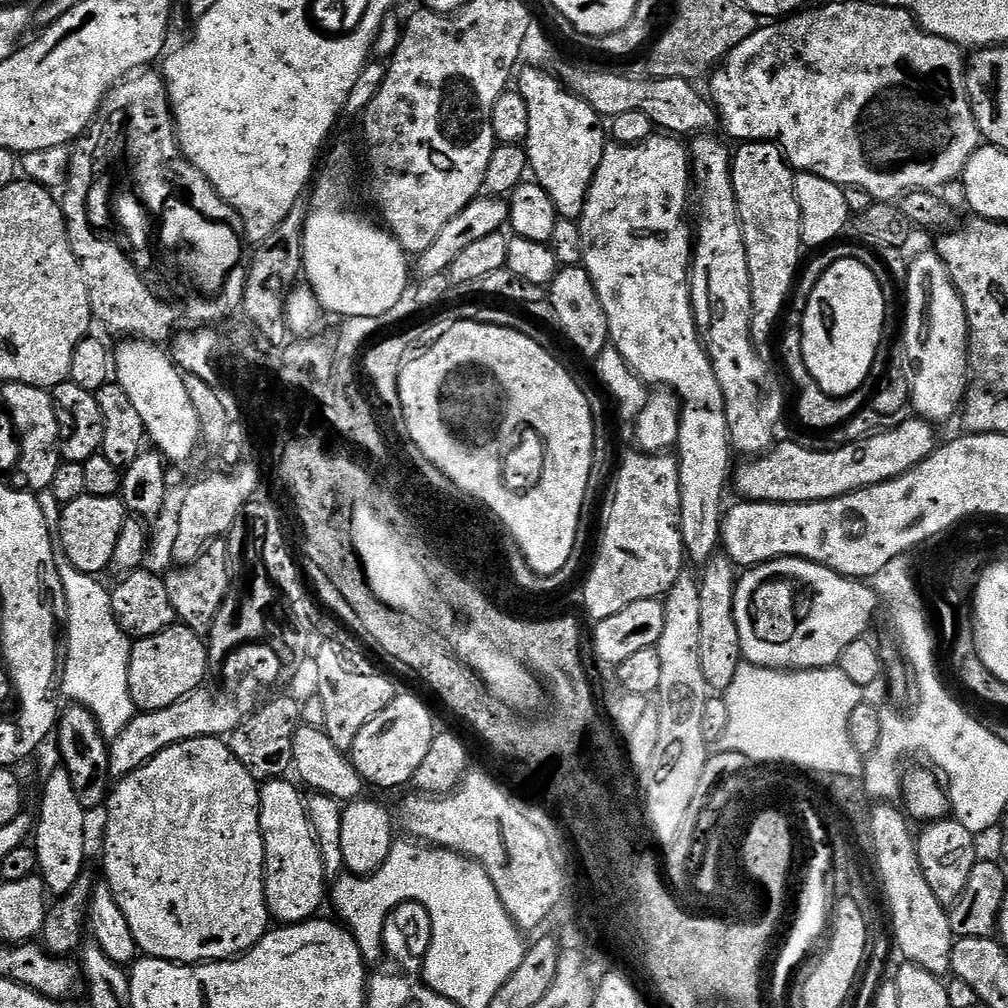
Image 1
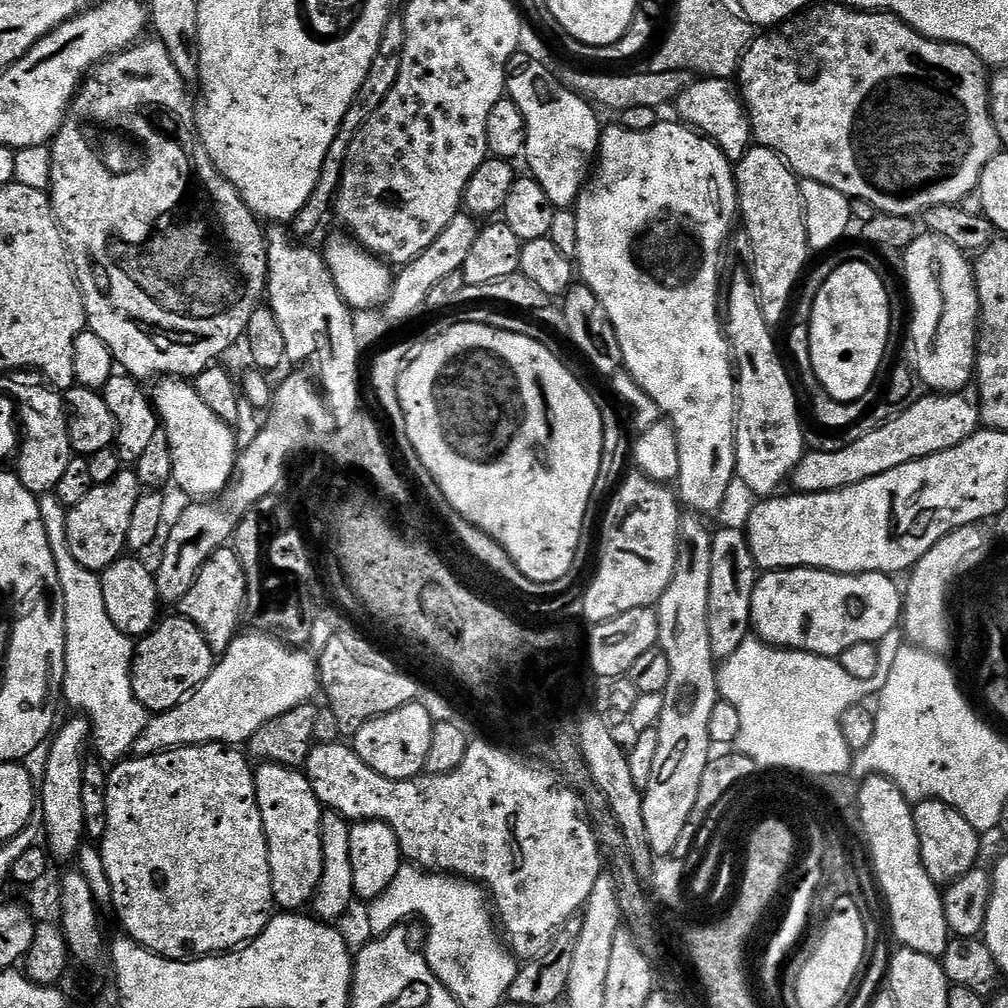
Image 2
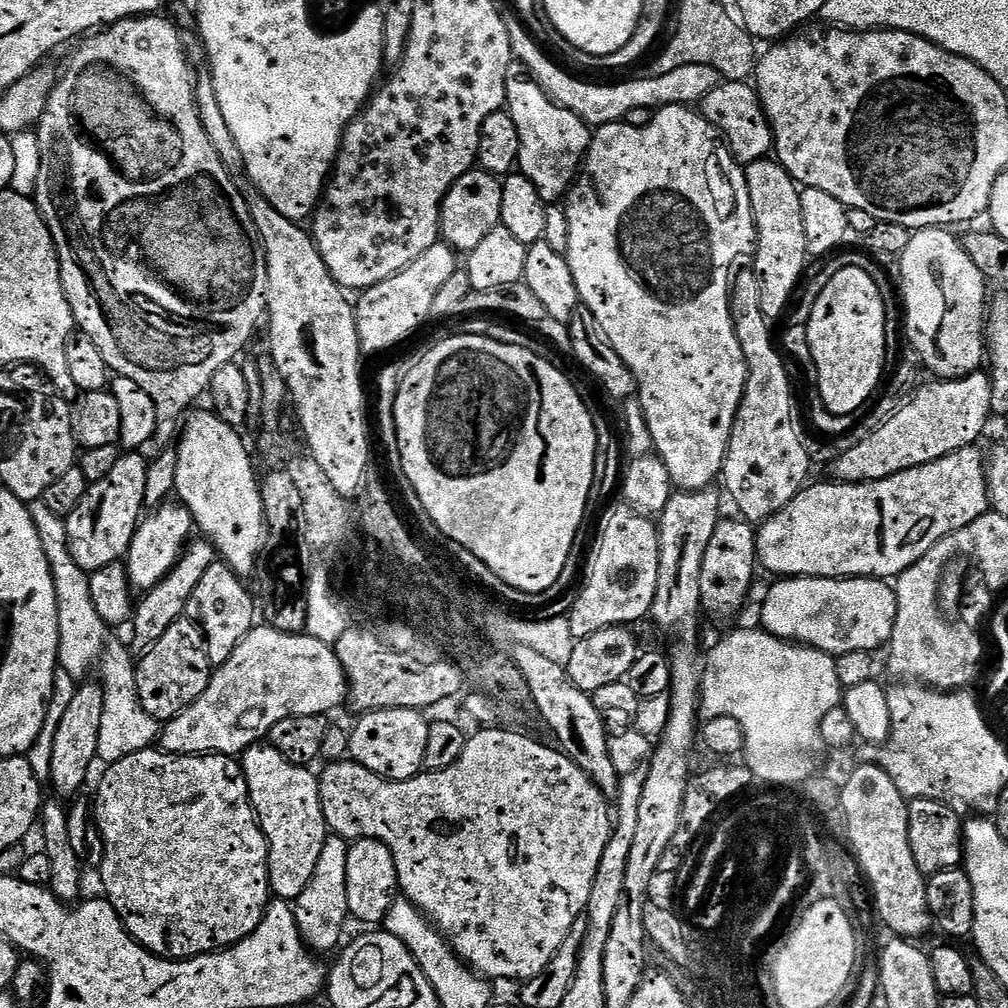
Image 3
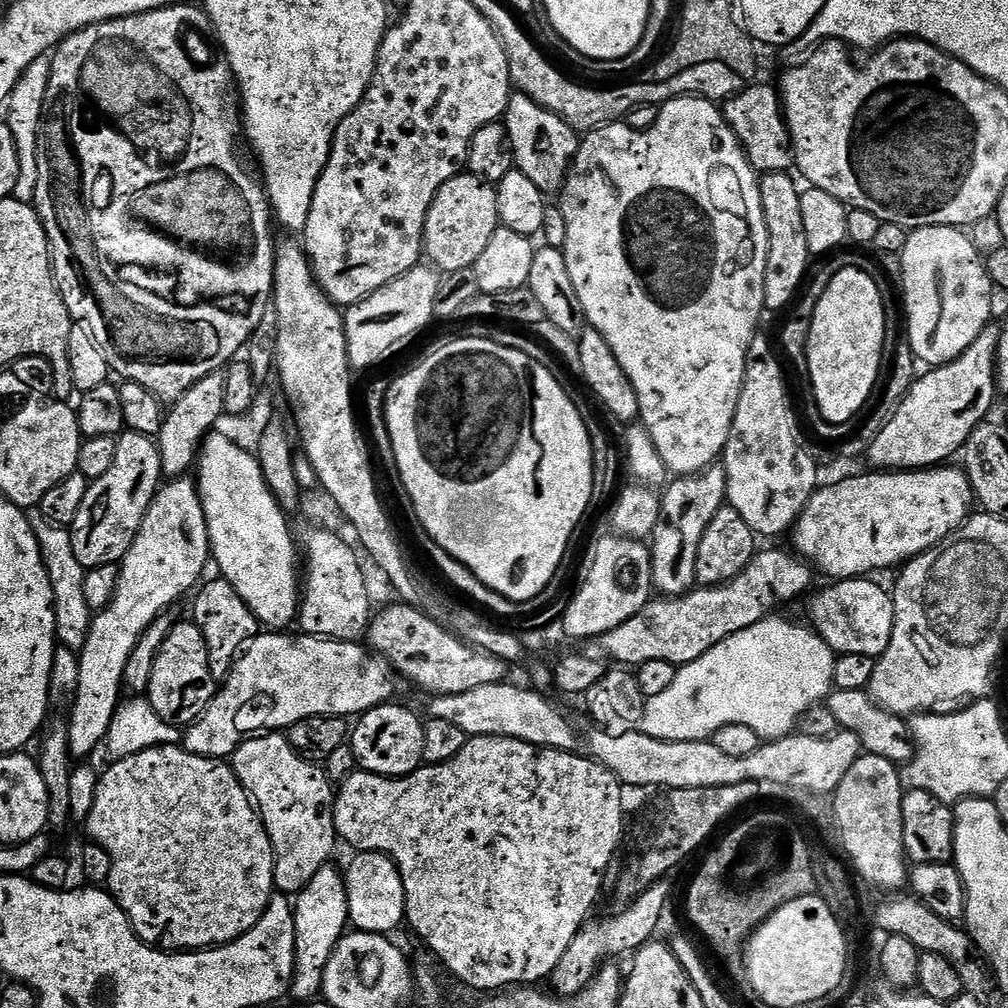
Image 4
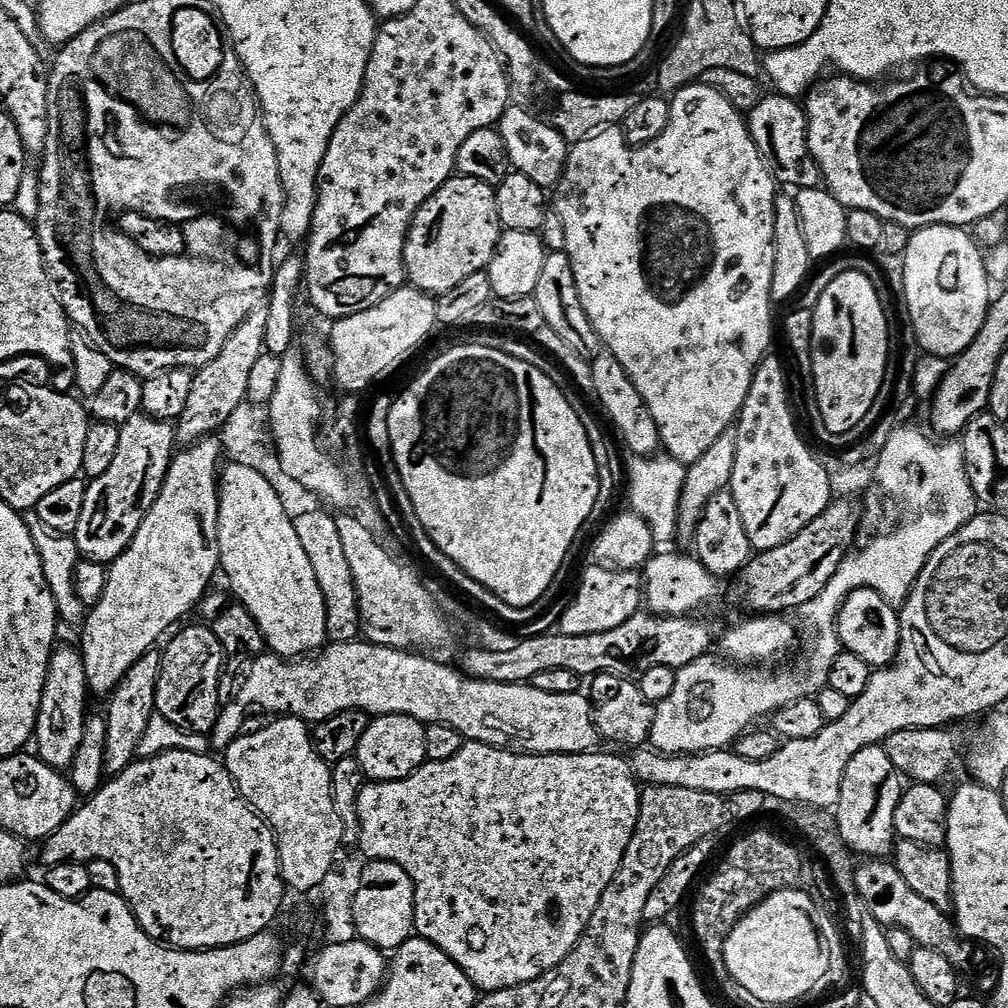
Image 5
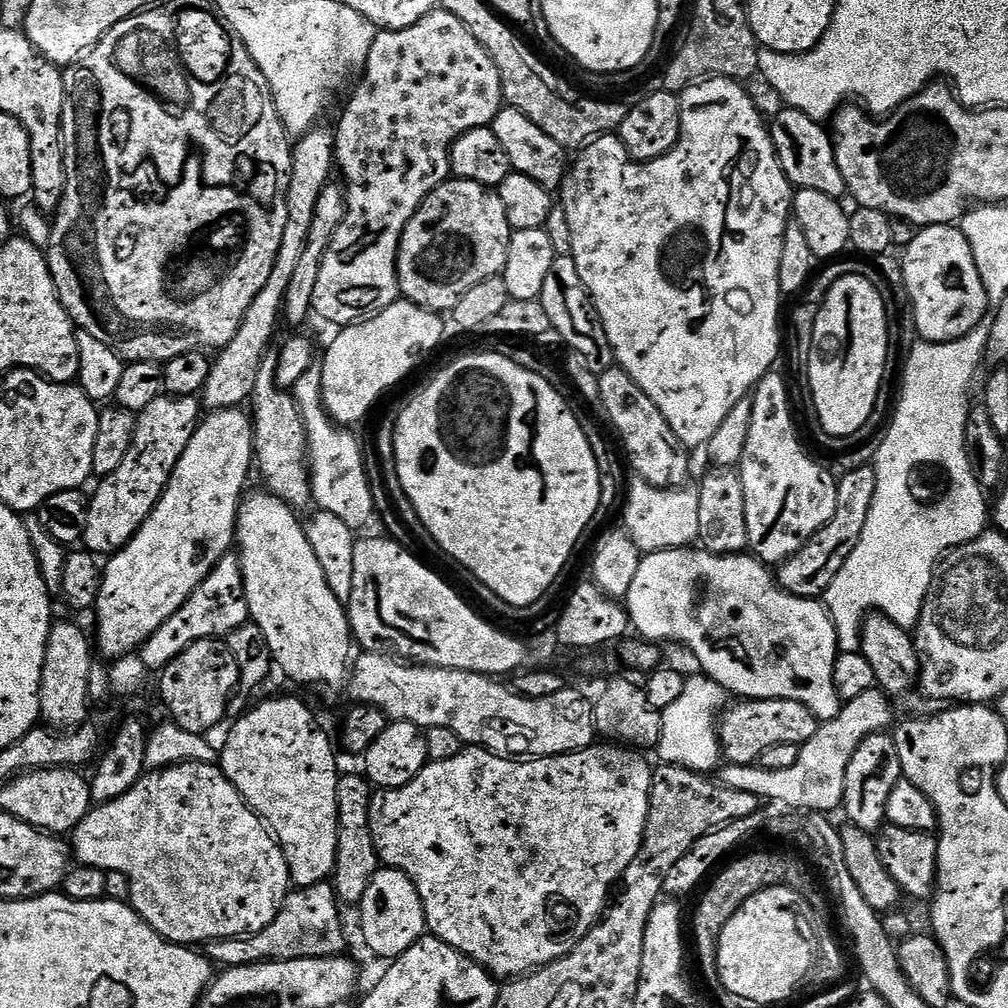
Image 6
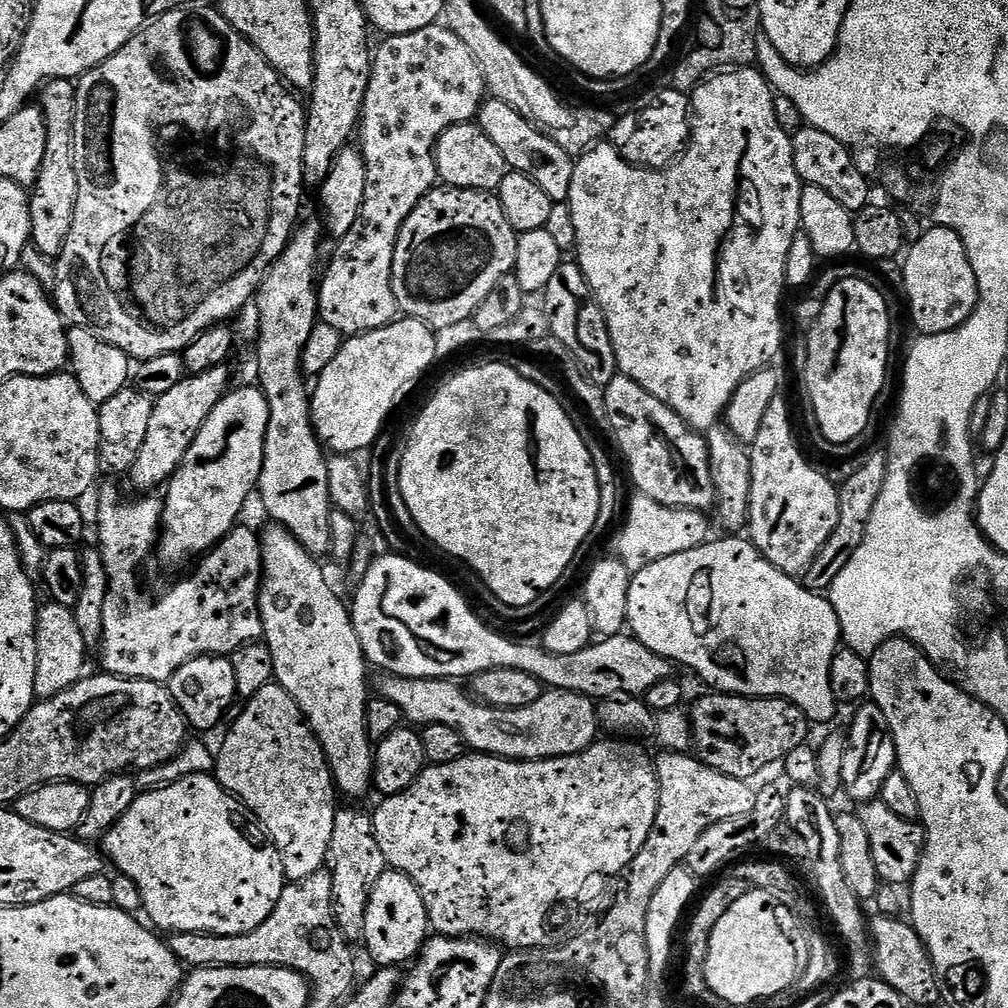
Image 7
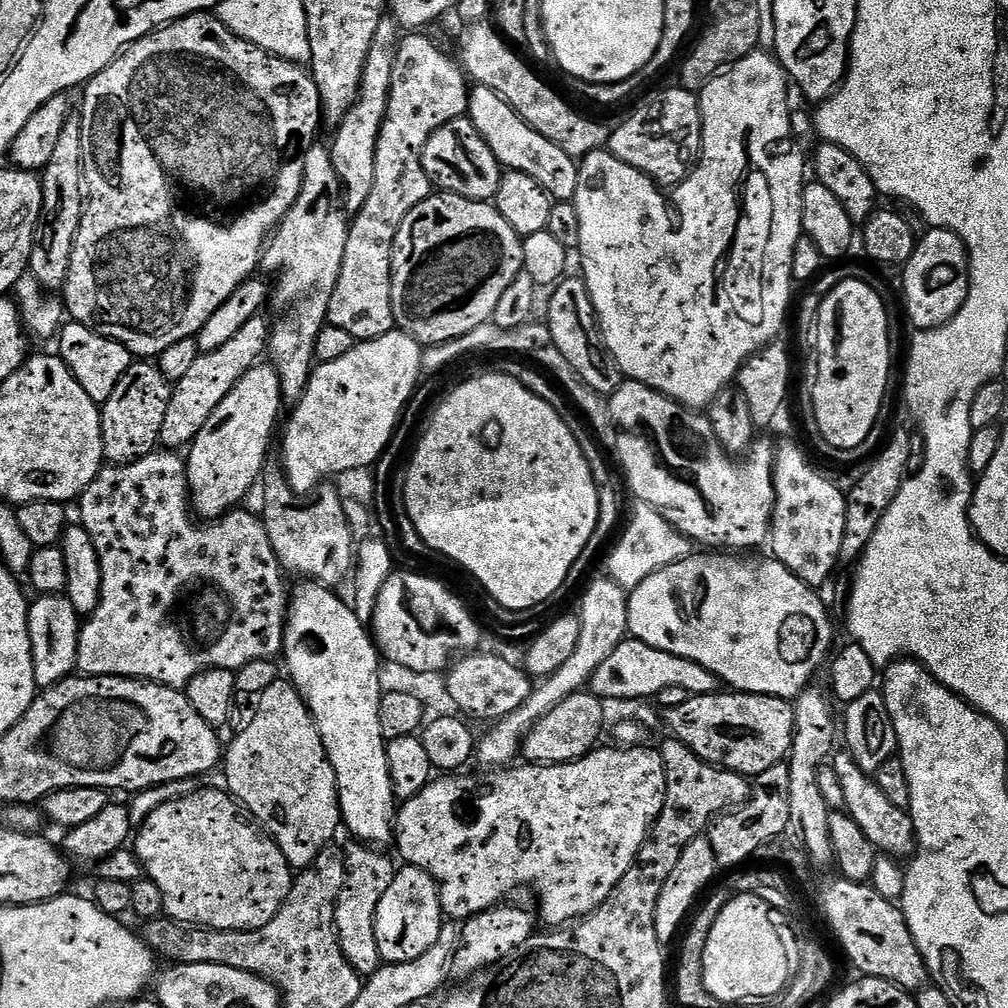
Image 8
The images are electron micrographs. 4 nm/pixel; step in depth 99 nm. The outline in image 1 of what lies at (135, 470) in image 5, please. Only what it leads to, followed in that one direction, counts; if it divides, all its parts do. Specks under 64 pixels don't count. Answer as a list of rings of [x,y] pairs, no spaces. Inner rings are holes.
[[[85,494],[82,498],[74,498],[74,502],[63,505],[60,513],[59,547],[79,572],[103,573],[109,567],[125,519],[126,511],[119,495]]]

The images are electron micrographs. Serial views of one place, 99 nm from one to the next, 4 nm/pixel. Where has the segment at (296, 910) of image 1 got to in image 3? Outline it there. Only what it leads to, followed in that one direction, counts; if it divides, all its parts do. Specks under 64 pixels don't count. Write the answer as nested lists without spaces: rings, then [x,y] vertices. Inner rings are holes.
[[[267,742],[251,744],[242,753],[248,797],[256,809],[256,818],[268,840],[268,887],[277,900],[294,902],[306,890],[306,882],[314,878],[314,866],[322,855],[322,846],[329,836],[322,814],[320,781],[317,773],[299,764],[292,764]]]

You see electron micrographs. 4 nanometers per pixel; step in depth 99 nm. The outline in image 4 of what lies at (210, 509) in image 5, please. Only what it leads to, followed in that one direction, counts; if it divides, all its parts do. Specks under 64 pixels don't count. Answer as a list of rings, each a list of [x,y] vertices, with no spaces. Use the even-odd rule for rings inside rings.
[[[188,478],[173,479],[161,487],[148,507],[134,542],[119,565],[120,581],[116,593],[112,596],[108,607],[93,615],[92,622],[88,625],[88,637],[84,647],[79,649],[80,665],[76,668],[76,697],[72,700],[72,714],[66,720],[68,745],[73,758],[88,758],[99,744],[101,747],[107,741],[110,722],[114,722],[114,714],[122,703],[120,692],[125,691],[124,671],[126,662],[130,662],[130,654],[134,654],[134,646],[138,646],[145,630],[159,616],[169,611],[168,607],[171,604],[178,603],[188,591],[191,593],[201,583],[200,575],[203,574],[207,564],[210,564],[208,523],[204,506],[200,501],[199,487],[193,481],[191,484]]]

